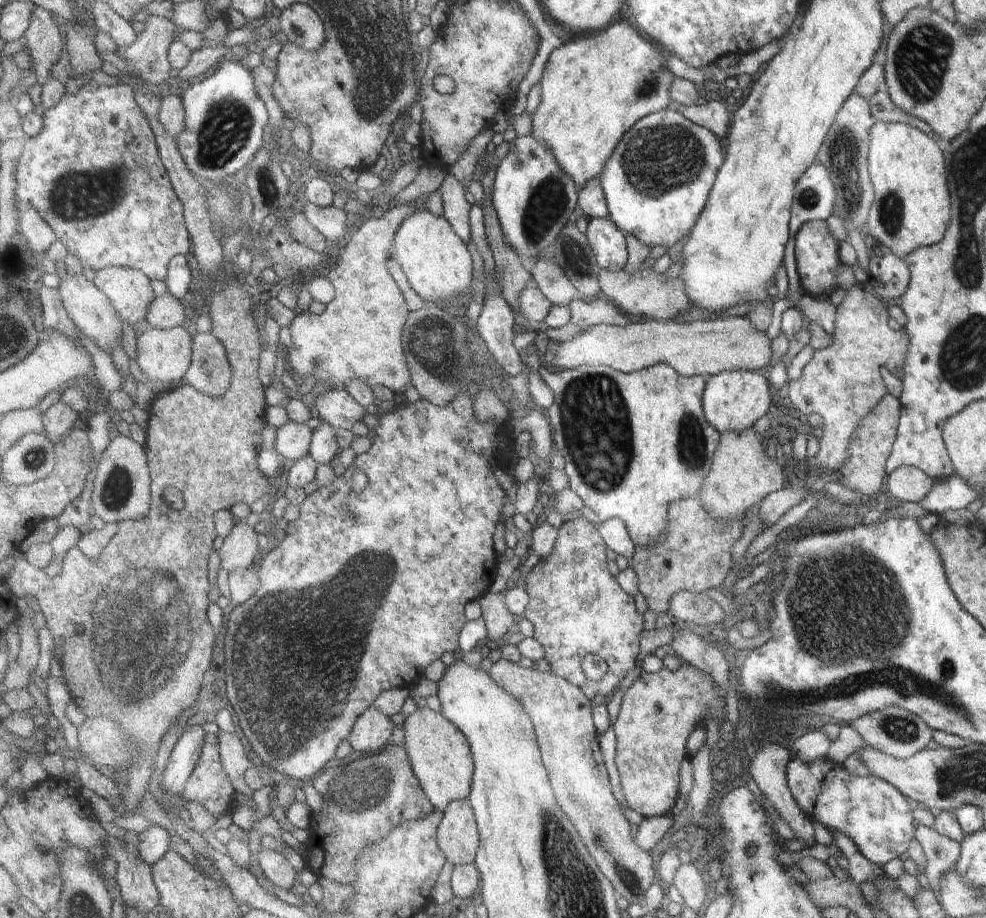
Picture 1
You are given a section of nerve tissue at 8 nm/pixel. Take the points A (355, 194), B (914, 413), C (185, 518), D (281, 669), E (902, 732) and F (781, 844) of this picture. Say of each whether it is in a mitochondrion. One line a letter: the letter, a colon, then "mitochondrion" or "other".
A: other
B: other
C: other
D: mitochondrion
E: mitochondrion
F: other

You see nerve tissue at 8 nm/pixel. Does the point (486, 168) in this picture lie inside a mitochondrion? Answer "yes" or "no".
no

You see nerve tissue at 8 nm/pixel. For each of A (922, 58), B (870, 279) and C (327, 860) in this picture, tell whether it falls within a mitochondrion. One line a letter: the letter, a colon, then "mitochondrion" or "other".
A: mitochondrion
B: other
C: other

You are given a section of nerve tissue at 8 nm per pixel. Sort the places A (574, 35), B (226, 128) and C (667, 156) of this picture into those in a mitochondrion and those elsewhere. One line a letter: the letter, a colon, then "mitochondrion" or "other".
A: other
B: mitochondrion
C: mitochondrion

